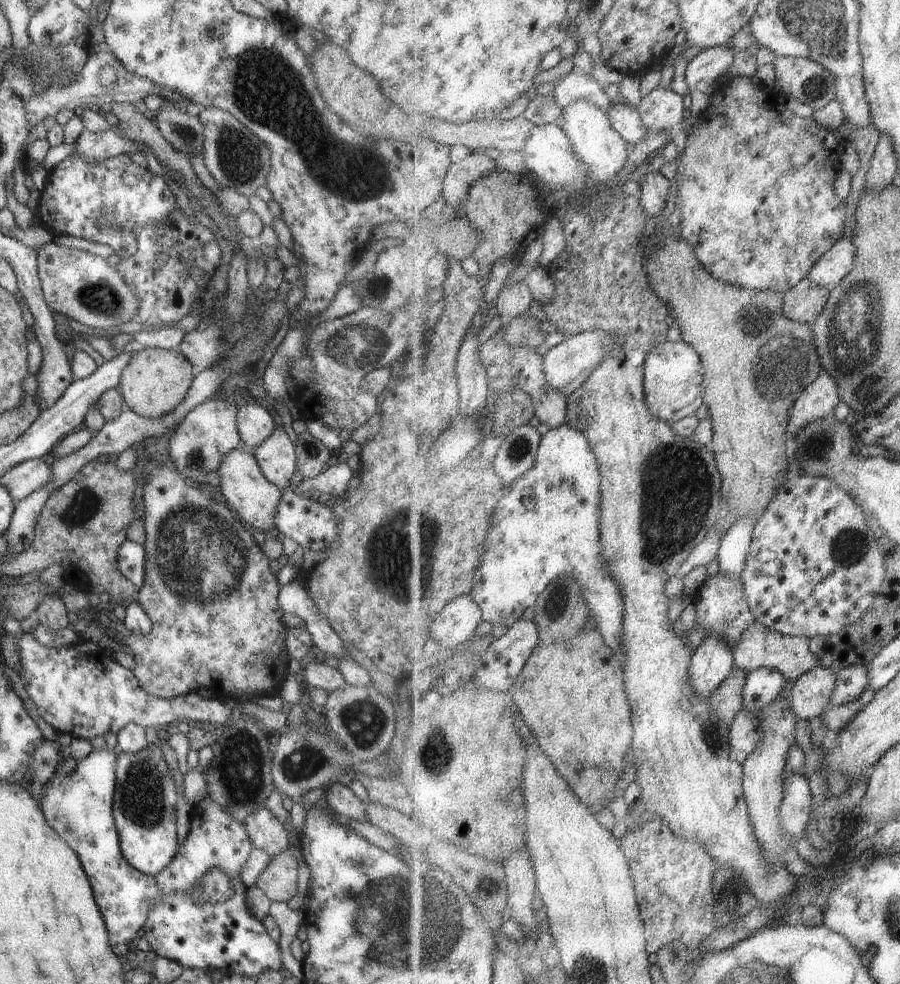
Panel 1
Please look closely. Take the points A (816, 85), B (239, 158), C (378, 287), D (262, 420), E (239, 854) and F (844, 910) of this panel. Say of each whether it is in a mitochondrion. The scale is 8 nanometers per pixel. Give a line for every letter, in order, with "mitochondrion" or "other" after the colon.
A: mitochondrion
B: mitochondrion
C: mitochondrion
D: other
E: other
F: other

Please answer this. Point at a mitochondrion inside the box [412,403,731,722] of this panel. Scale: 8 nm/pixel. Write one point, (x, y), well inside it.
(674, 507)

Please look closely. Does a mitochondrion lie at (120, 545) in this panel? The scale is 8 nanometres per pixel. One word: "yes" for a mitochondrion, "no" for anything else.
no

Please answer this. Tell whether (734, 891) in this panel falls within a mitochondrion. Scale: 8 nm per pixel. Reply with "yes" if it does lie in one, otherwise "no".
no

